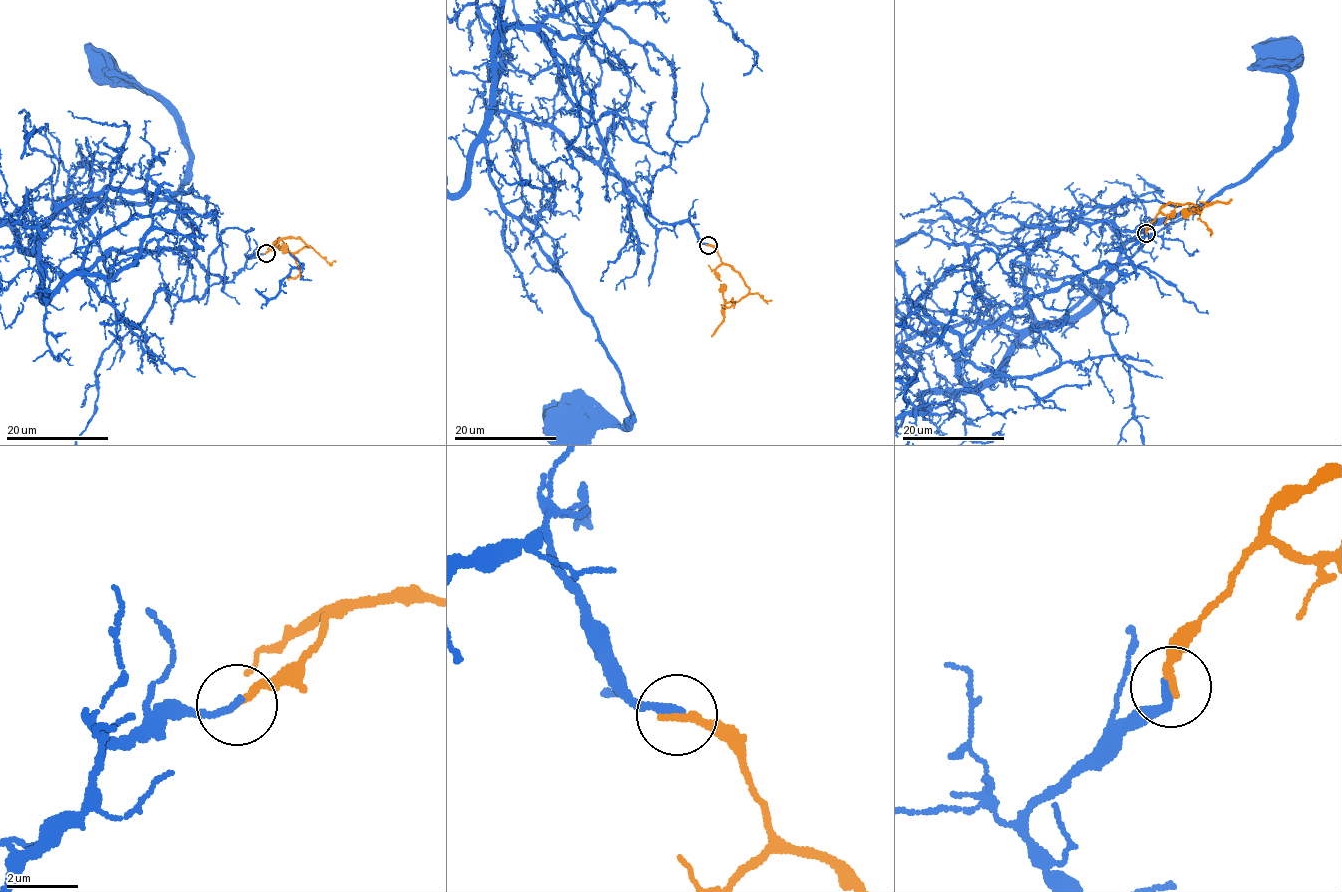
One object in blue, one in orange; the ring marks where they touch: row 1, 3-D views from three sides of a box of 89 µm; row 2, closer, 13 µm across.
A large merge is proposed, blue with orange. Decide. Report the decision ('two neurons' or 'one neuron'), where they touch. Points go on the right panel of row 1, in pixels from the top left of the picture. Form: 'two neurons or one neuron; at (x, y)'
one neuron; at (1146, 233)

